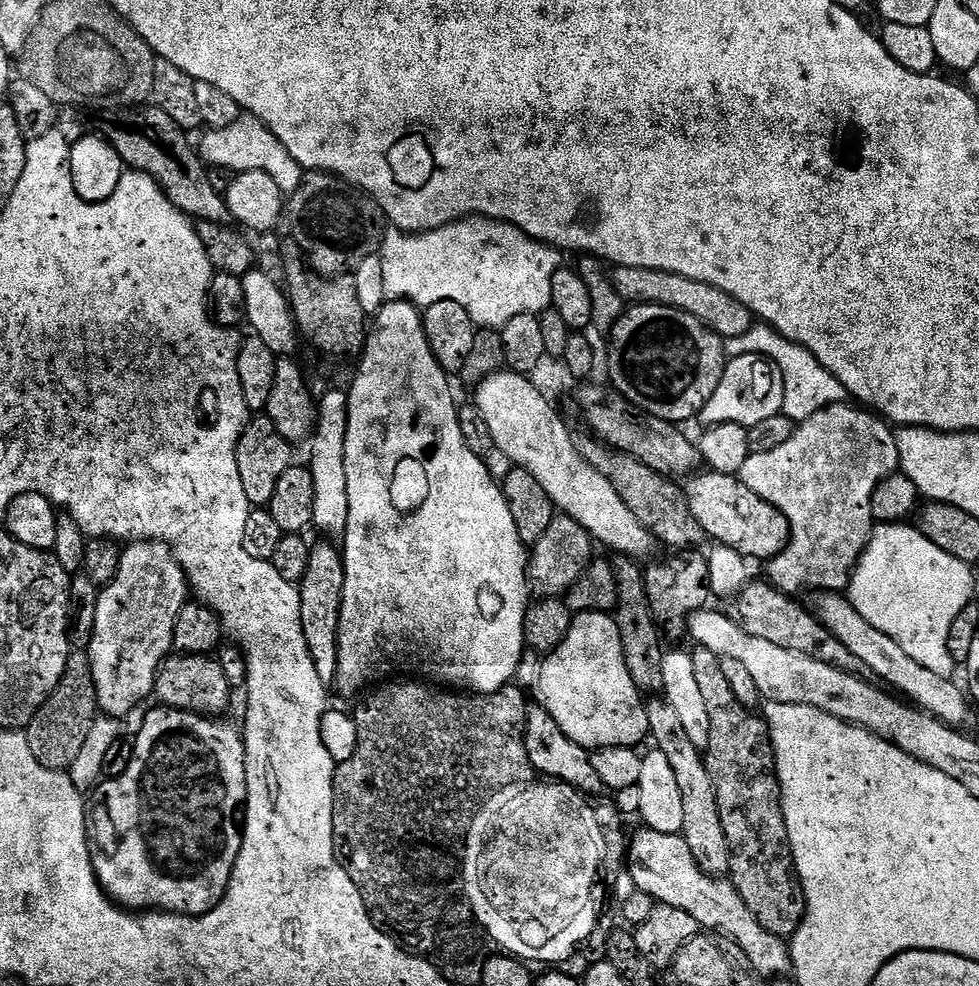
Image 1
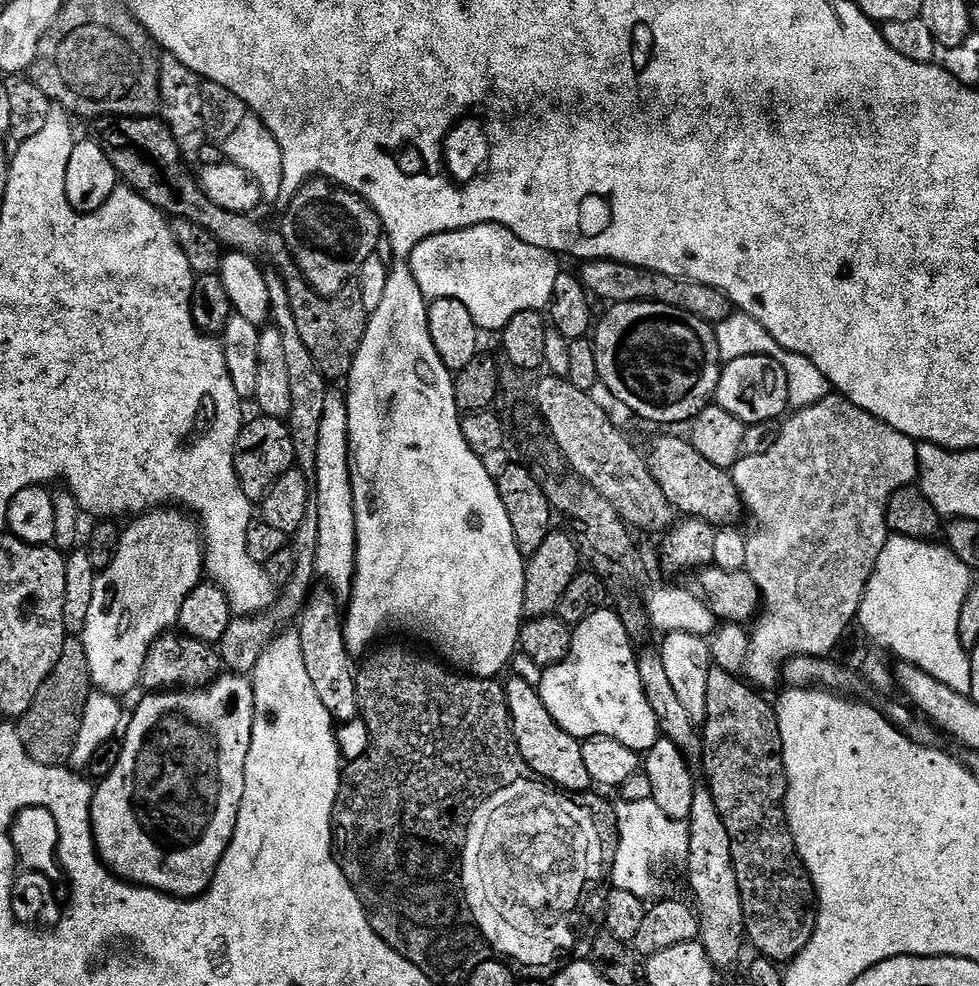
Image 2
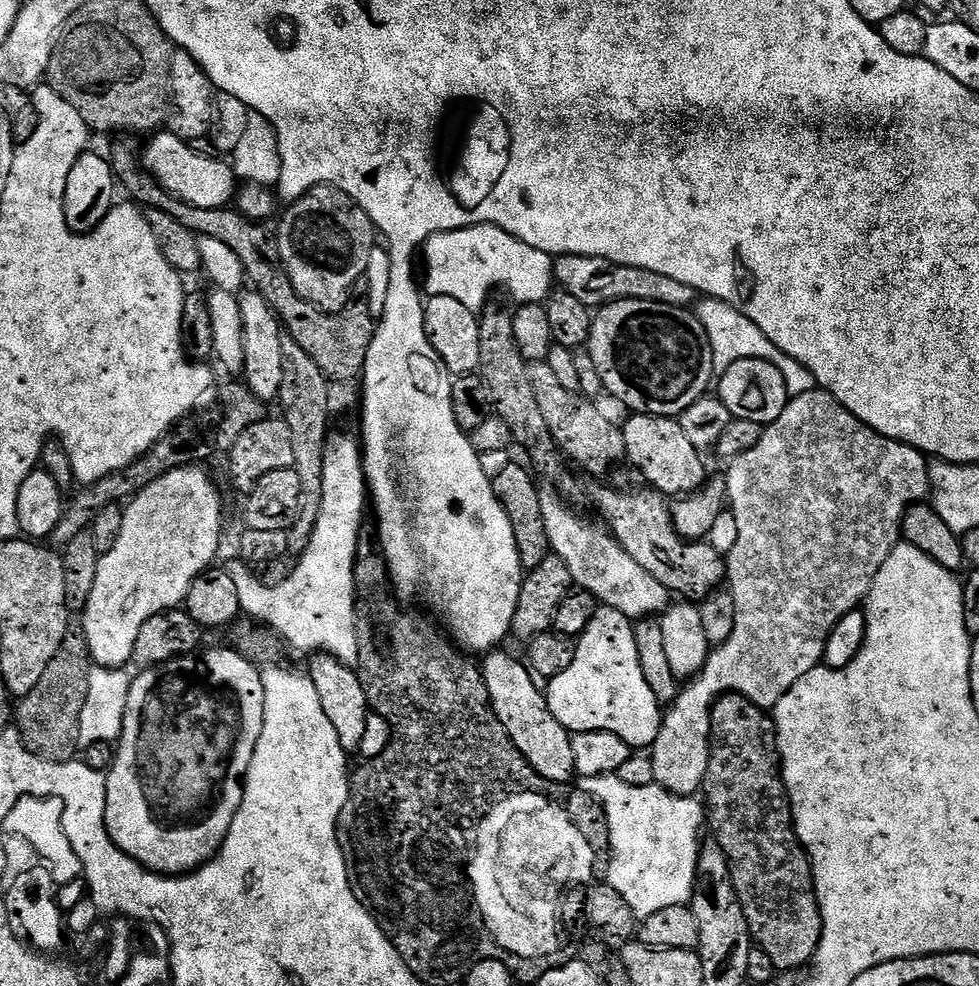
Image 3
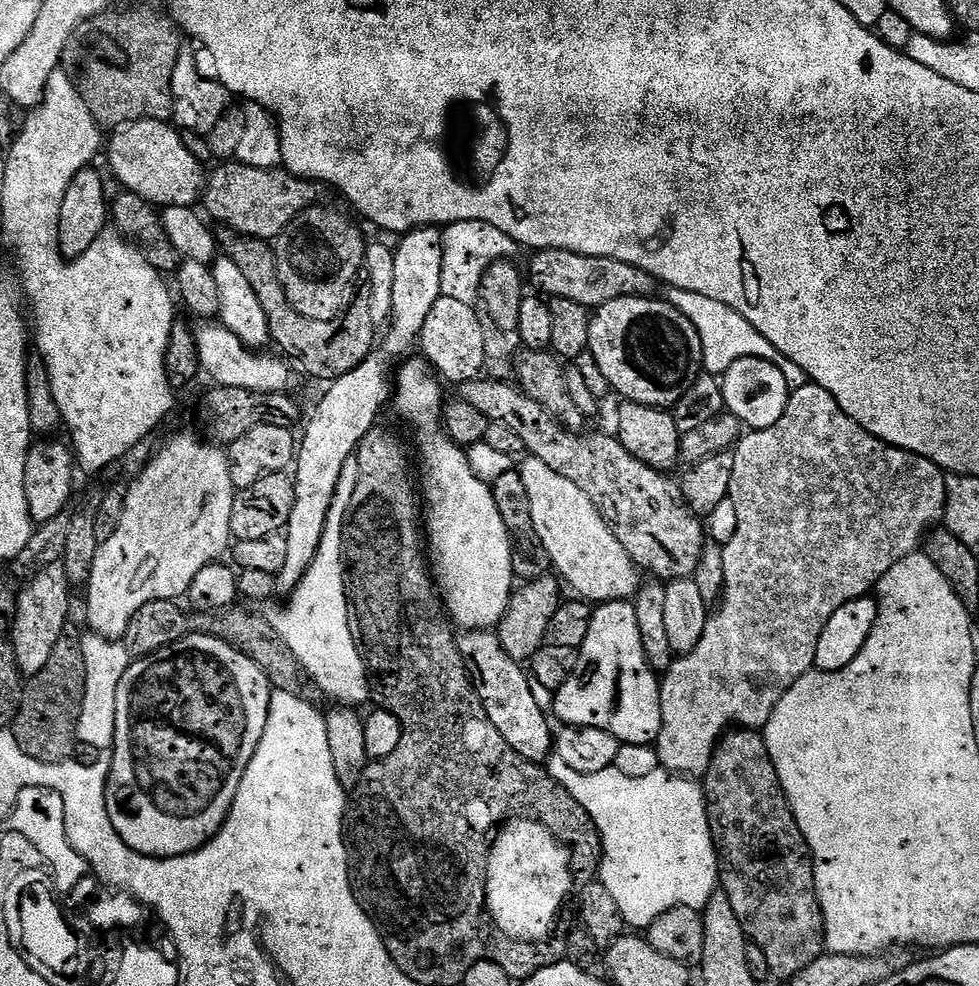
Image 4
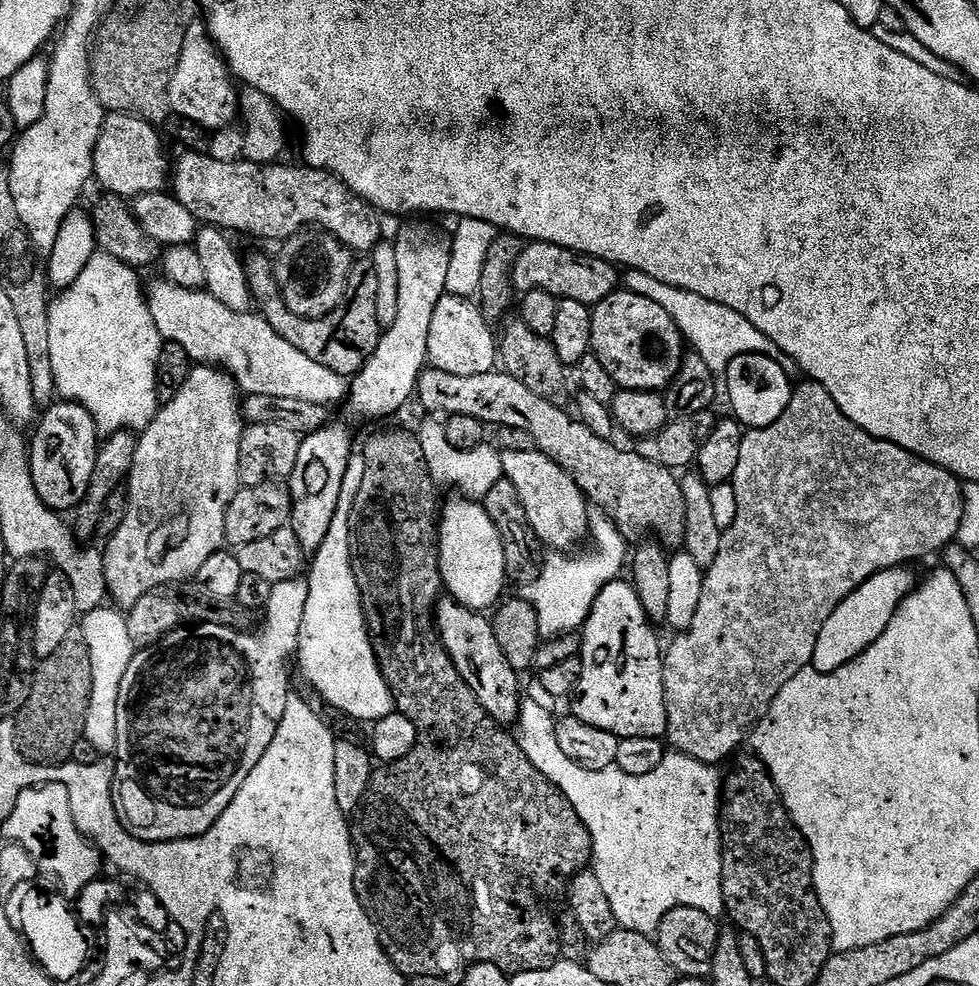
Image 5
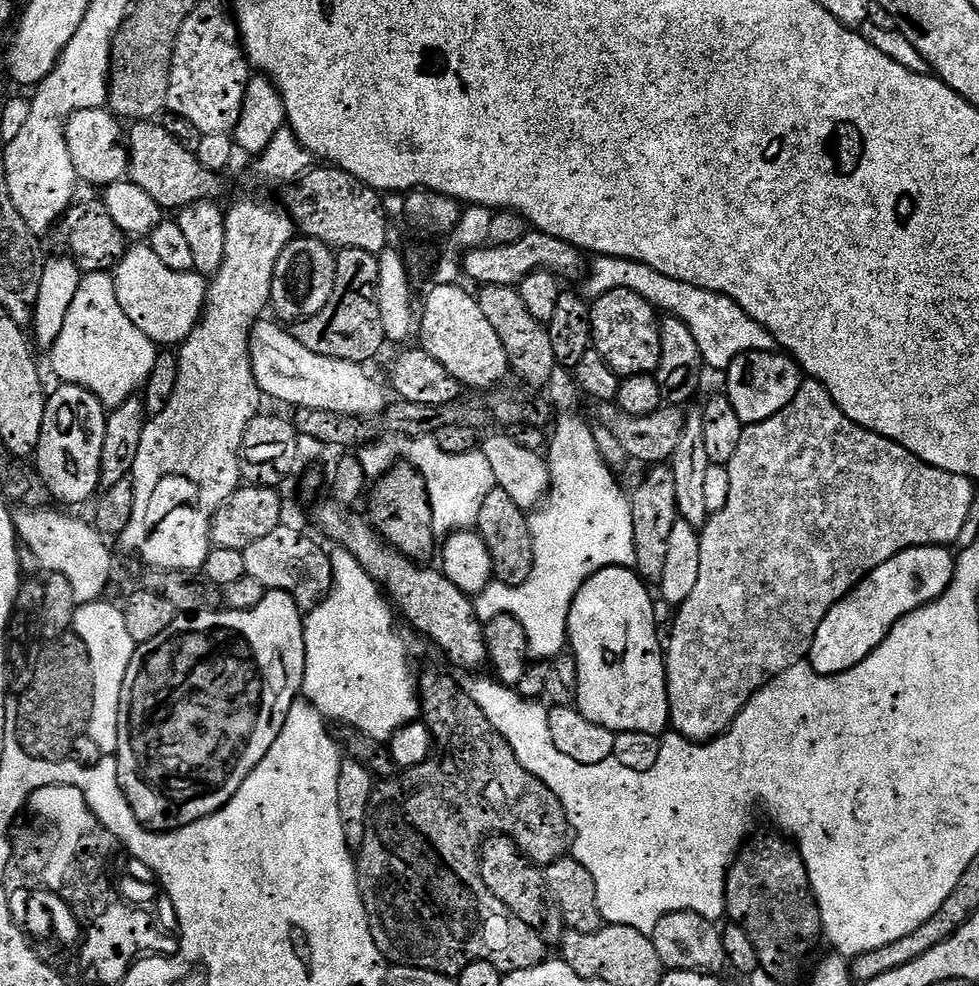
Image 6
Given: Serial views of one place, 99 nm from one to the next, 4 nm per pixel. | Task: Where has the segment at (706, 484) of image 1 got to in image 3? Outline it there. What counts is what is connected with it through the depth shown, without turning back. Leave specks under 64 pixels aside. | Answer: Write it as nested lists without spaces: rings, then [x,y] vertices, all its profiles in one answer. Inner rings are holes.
[[[641,412],[629,415],[627,418],[629,420],[623,421],[622,424],[624,454],[627,463],[632,463],[644,475],[643,483],[647,487],[659,492],[665,498],[688,496],[691,492],[697,492],[704,487],[710,476],[710,472],[704,469],[705,457],[686,439],[686,434],[682,431],[679,419],[671,416],[651,416]]]

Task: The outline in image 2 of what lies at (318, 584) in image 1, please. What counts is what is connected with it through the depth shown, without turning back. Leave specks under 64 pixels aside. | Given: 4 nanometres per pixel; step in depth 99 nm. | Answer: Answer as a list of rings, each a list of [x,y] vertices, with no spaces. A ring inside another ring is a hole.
[[[316,594],[309,599],[298,617],[298,635],[302,642],[302,662],[306,662],[306,671],[310,673],[314,691],[318,693],[318,698],[322,698],[322,706],[326,706],[333,721],[345,724],[360,716],[356,685],[358,668],[354,657],[348,653],[341,605],[339,608],[335,604],[337,601],[331,595],[328,596]]]

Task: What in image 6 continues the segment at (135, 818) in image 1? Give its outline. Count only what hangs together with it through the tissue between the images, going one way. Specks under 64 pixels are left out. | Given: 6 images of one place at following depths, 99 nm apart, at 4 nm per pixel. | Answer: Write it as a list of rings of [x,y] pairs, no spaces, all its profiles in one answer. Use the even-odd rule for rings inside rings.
[[[265,591],[262,602],[254,606],[254,610],[217,610],[214,612],[198,612],[180,614],[158,638],[150,638],[150,642],[137,644],[134,658],[130,658],[130,670],[126,670],[126,682],[122,682],[122,702],[118,714],[118,750],[115,757],[118,762],[118,782],[124,797],[130,802],[130,810],[138,818],[138,822],[152,832],[173,832],[182,826],[190,826],[210,814],[214,814],[246,782],[246,778],[266,758],[270,746],[274,746],[274,738],[282,734],[282,726],[286,722],[286,714],[290,714],[290,706],[301,695],[306,674],[306,638],[304,637],[304,621],[302,610],[294,602],[294,598],[285,592]]]

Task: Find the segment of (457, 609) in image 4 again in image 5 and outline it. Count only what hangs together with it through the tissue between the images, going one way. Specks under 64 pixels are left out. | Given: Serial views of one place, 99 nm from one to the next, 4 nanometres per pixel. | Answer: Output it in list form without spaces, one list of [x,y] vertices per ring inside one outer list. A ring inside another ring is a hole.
[[[471,498],[455,499],[445,508],[443,505],[438,520],[440,579],[447,595],[462,606],[473,608],[475,612],[495,609],[505,595],[506,585],[502,538],[494,522],[490,522],[483,503]]]

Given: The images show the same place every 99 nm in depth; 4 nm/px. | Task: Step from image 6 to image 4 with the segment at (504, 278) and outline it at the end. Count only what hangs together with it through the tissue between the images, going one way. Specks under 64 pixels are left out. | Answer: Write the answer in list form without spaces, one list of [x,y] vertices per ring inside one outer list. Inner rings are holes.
[[[541,248],[533,256],[536,257],[532,260],[531,287],[533,284],[537,293],[554,300],[570,298],[570,302],[578,302],[578,306],[595,310],[606,306],[606,302],[614,302],[614,298],[652,298],[657,295],[658,281],[646,274],[646,270],[630,266],[630,262],[618,262],[614,258],[598,258],[557,248]]]

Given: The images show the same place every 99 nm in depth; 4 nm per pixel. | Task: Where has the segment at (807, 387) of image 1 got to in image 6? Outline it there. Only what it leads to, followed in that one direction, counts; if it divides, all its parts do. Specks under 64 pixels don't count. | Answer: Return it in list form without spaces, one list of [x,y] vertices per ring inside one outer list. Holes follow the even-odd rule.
[[[596,256],[593,261],[587,269],[588,281],[583,288],[589,297],[595,298],[610,290],[630,290],[661,313],[682,318],[690,334],[694,334],[694,342],[698,342],[698,350],[702,350],[702,358],[709,369],[727,370],[734,358],[747,352],[777,351],[777,342],[768,329],[754,322],[754,318],[750,318],[750,314],[746,314],[746,310],[728,296],[690,286],[690,282],[682,282],[678,278],[666,278],[666,274],[658,274],[658,270],[642,262],[617,256]]]

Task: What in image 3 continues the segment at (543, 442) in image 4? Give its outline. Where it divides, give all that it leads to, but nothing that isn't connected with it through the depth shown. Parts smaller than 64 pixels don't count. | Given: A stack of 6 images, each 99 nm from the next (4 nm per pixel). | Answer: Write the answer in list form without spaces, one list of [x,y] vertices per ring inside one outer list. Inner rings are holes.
[[[640,486],[637,492],[600,488],[596,492],[596,508],[604,515],[603,523],[624,547],[626,554],[630,554],[642,570],[658,578],[669,593],[676,595],[677,592],[680,595],[677,597],[688,602],[700,602],[709,590],[719,589],[725,583],[725,557],[711,542],[689,542],[680,536],[672,521],[669,501],[659,492],[647,486]]]

